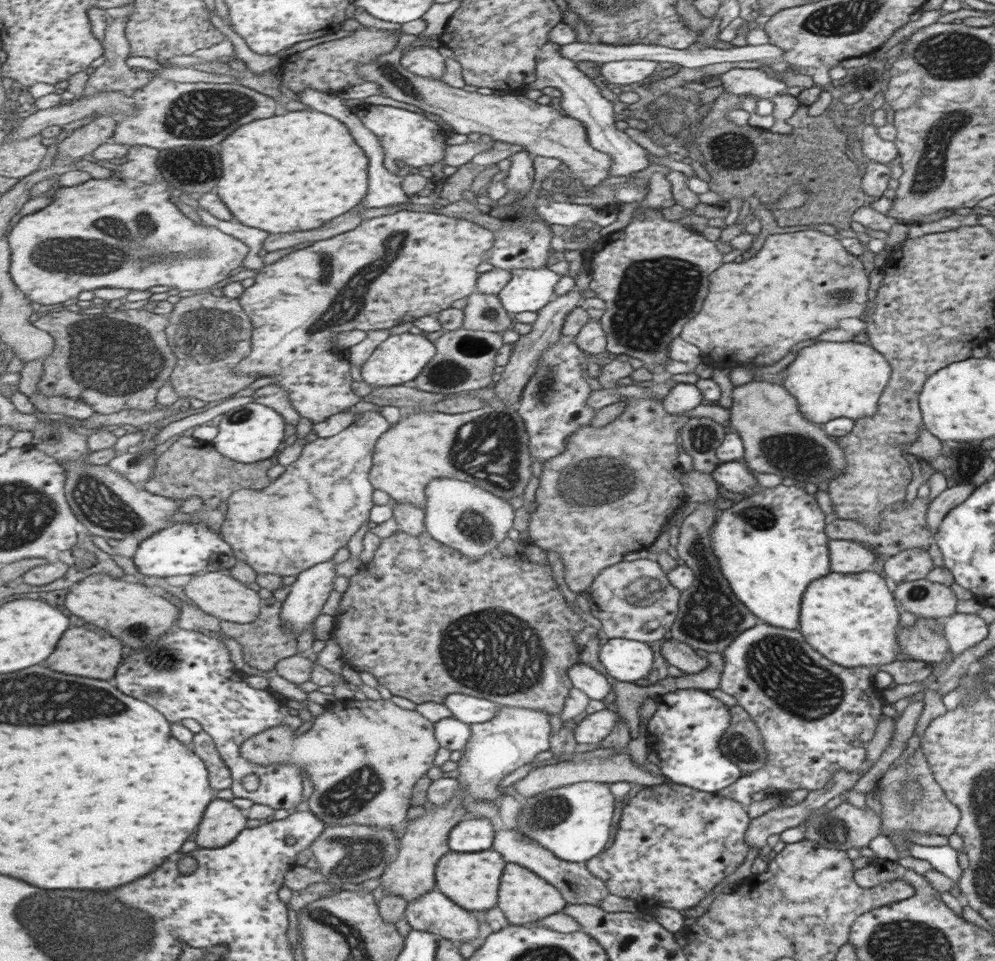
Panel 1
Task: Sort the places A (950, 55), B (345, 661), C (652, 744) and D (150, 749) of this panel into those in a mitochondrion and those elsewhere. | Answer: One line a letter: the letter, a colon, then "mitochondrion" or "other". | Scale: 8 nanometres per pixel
A: mitochondrion
B: other
C: other
D: other

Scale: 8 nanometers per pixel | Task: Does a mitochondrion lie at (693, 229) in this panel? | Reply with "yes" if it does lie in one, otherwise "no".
no

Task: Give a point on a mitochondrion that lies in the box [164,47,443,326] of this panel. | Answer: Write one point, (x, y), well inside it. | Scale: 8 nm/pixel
(387, 69)

